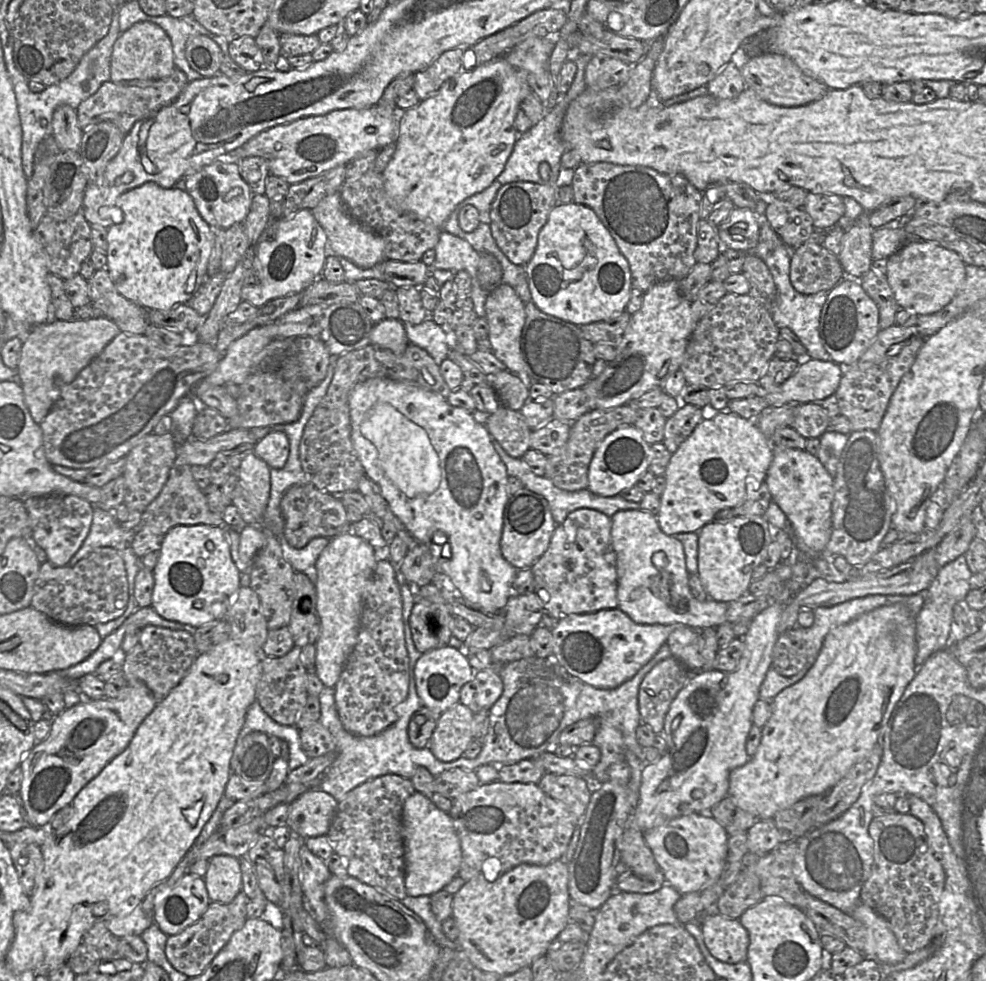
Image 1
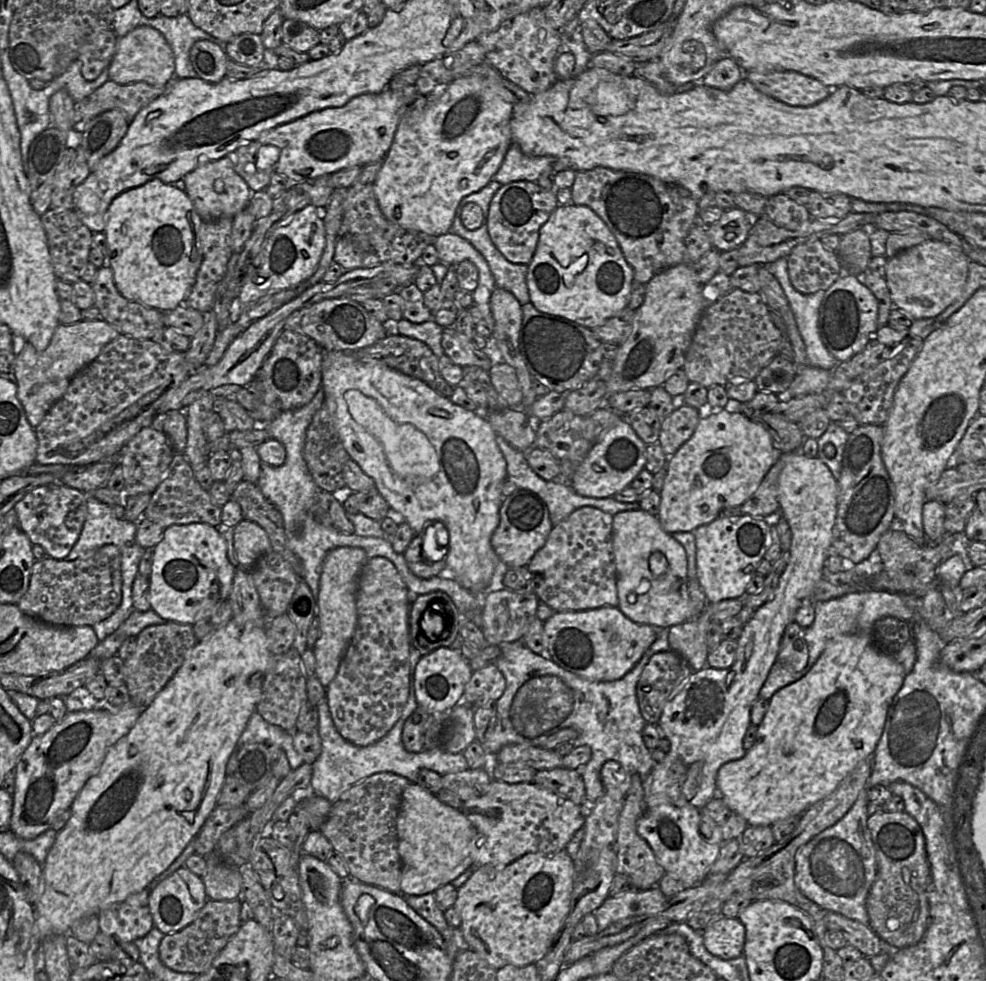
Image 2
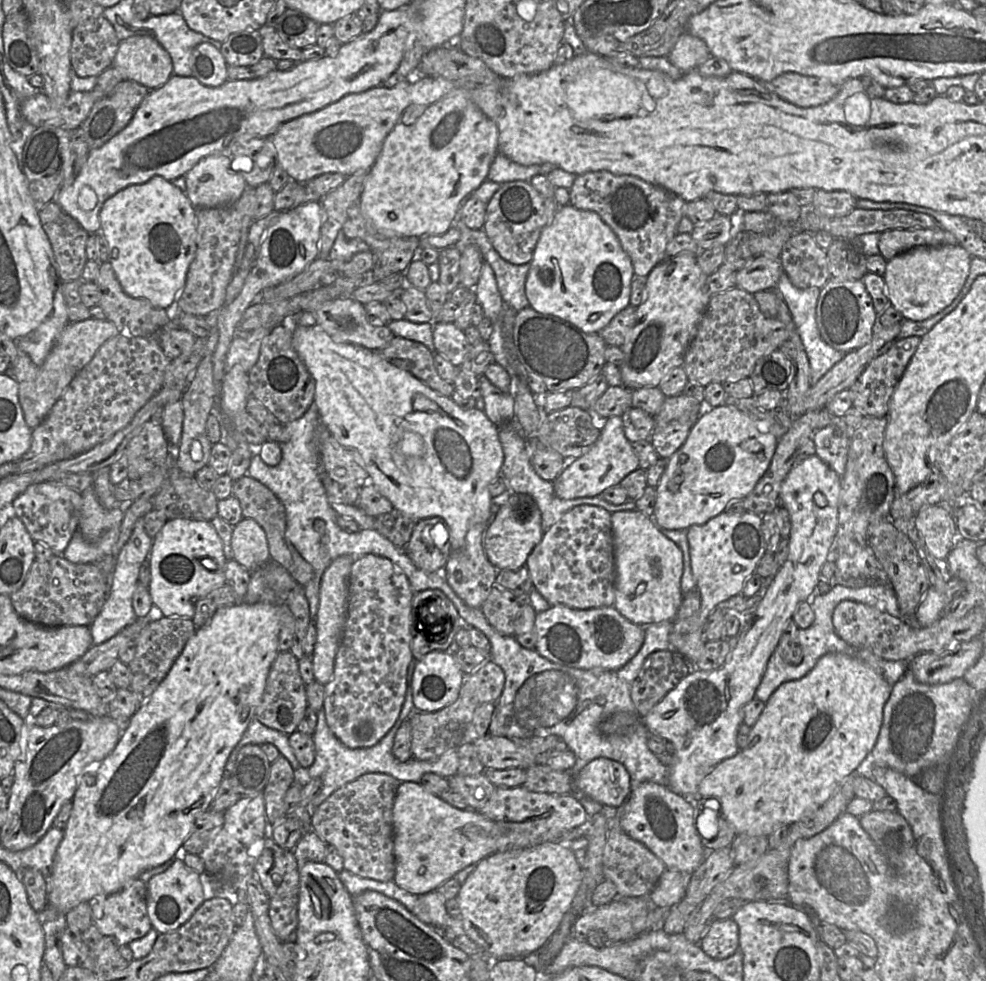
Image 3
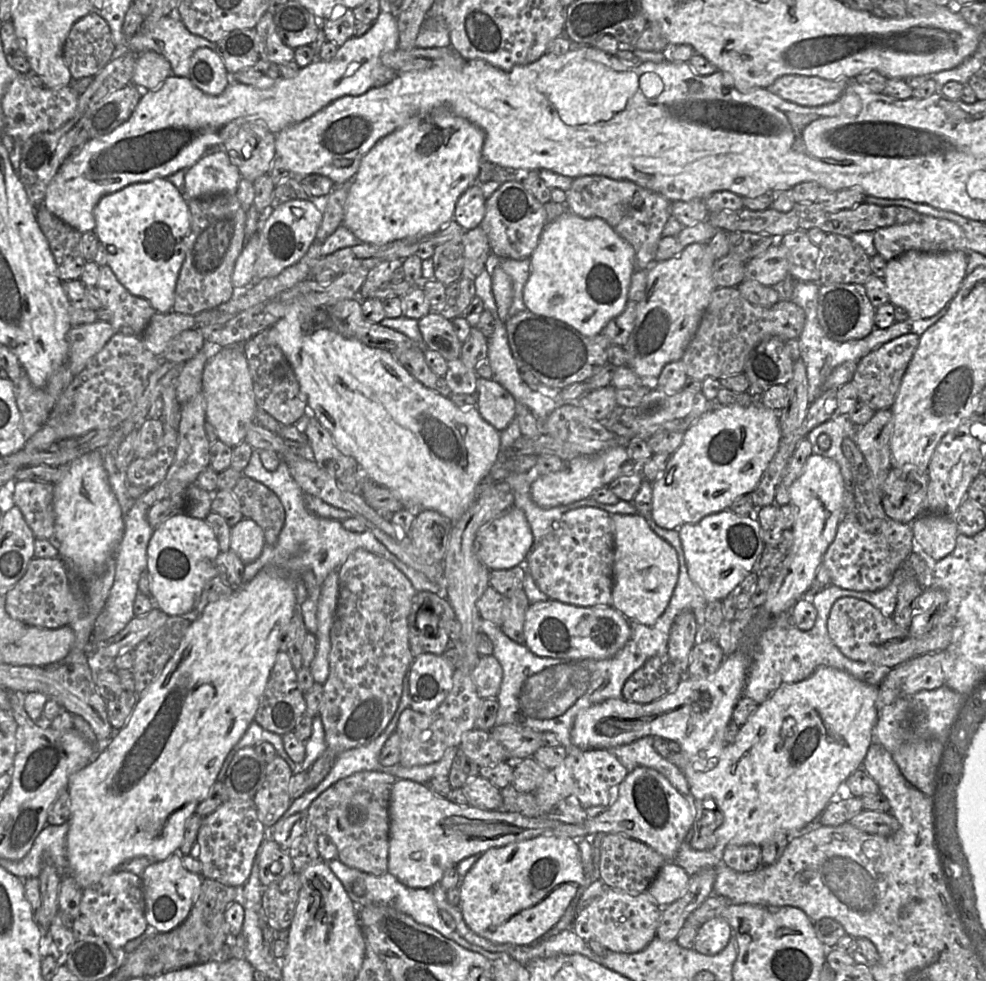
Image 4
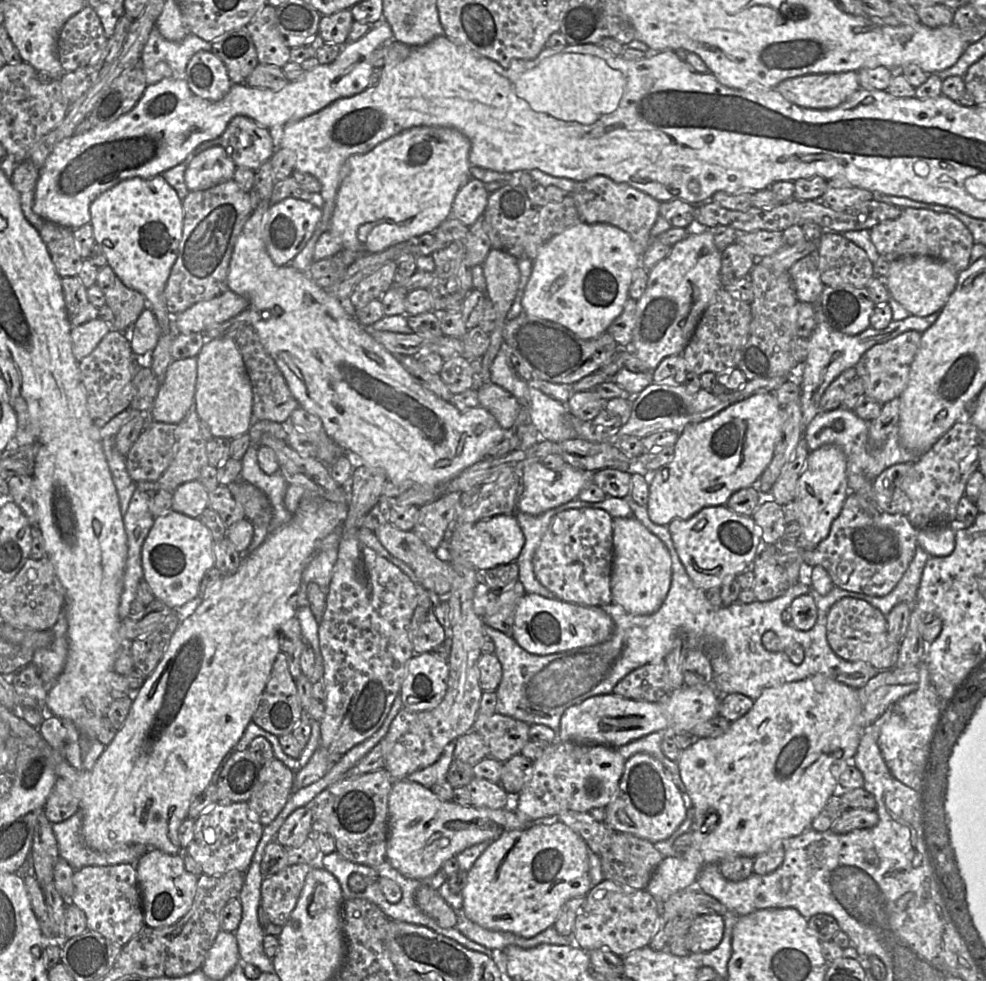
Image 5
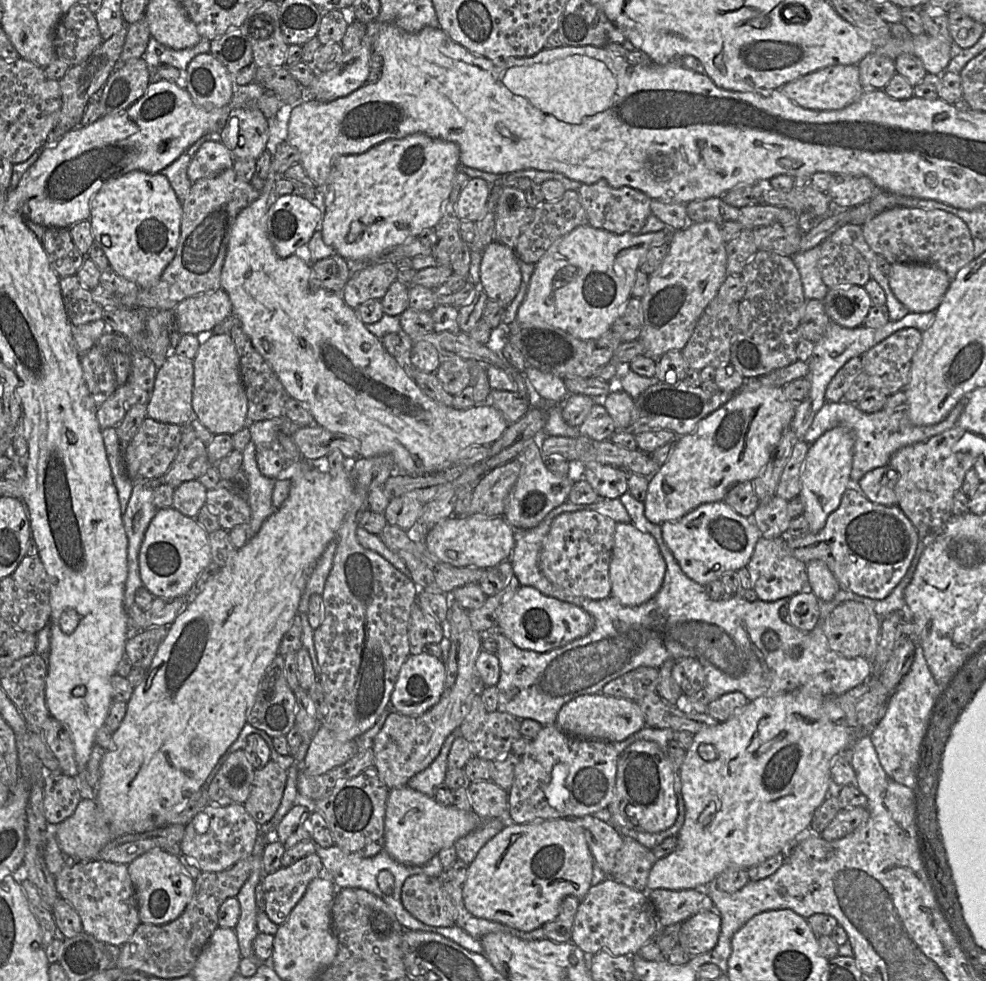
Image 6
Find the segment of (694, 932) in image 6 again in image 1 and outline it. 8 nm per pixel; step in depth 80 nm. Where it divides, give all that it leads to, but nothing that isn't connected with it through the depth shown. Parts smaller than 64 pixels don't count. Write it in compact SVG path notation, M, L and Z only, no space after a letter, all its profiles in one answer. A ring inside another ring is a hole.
M721 914L704 918L700 924L704 943L710 953L724 963L736 964L747 961L750 938L740 920Z

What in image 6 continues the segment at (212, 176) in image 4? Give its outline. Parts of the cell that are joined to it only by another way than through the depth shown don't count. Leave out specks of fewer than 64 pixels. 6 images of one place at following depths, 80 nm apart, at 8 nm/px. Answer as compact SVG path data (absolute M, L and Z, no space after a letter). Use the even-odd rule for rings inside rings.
M206 141L192 157L187 169L192 183L233 168L234 158L221 142Z

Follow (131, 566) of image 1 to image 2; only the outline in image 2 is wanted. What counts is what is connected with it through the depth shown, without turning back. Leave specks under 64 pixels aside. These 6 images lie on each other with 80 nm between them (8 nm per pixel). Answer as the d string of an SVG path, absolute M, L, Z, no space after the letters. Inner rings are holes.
M91 494L87 495L87 517L83 525L81 534L67 555L66 560L73 561L76 559L86 559L91 557L97 550L105 545L115 545L121 553L121 574L122 574L122 601L116 611L105 620L93 625L93 629L99 641L104 640L132 614L135 610L132 599L133 582L138 575L139 563L146 551L145 548L136 542L136 532L142 517L139 517L136 522L129 522L125 519L118 519L114 514L114 508L96 499Z

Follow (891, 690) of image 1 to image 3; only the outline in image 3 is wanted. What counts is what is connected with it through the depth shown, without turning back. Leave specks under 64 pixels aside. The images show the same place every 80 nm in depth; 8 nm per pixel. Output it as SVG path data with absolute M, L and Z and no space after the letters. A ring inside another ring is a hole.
M842 653L825 654L806 676L799 680L785 682L778 687L765 703L765 708L758 721L751 727L751 731L748 735L748 746L744 749L740 749L734 757L720 762L714 770L701 781L698 787L698 795L699 798L701 798L699 802L703 802L704 799L709 797L717 798L721 804L722 815L734 826L737 835L768 836L781 825L793 825L801 820L808 812L818 810L831 798L849 775L856 774L856 769L866 760L875 746L883 721L883 708L891 694L891 690L892 685L874 668L863 661Z

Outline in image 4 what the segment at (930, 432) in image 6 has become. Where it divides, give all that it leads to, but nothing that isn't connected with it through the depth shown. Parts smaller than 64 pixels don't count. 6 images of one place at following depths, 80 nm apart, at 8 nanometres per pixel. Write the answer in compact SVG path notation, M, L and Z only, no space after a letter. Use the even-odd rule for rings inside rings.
M839 414L823 422L807 435L807 439L812 444L812 454L822 455L835 460L846 486L846 490L851 491L852 471L849 461L842 452L842 442L845 438L855 441L858 428L862 426L851 422L848 414ZM821 434L827 434L831 438L831 446L828 450L822 450L818 445L818 437Z

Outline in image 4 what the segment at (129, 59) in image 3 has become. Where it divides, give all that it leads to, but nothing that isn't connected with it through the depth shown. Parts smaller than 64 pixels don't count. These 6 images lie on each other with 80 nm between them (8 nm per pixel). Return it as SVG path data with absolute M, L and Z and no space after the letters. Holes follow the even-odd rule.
M146 51L139 54L132 76L132 83L138 88L157 89L170 75L169 61L161 54Z

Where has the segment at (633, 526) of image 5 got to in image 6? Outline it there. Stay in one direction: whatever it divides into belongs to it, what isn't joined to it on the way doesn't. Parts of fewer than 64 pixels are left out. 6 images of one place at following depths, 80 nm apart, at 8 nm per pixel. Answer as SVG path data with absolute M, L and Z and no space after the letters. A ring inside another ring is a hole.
M616 523L610 561L611 596L621 604L636 607L652 599L662 586L666 563L656 540L632 523Z

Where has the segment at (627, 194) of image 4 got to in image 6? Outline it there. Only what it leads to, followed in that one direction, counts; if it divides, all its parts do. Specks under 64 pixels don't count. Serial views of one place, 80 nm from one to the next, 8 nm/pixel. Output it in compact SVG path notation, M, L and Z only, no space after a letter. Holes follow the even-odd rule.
M600 179L594 184L581 183L577 191L587 214L588 225L594 228L616 234L639 234L647 218L651 215L651 199L642 191L629 186L613 188L605 179Z

